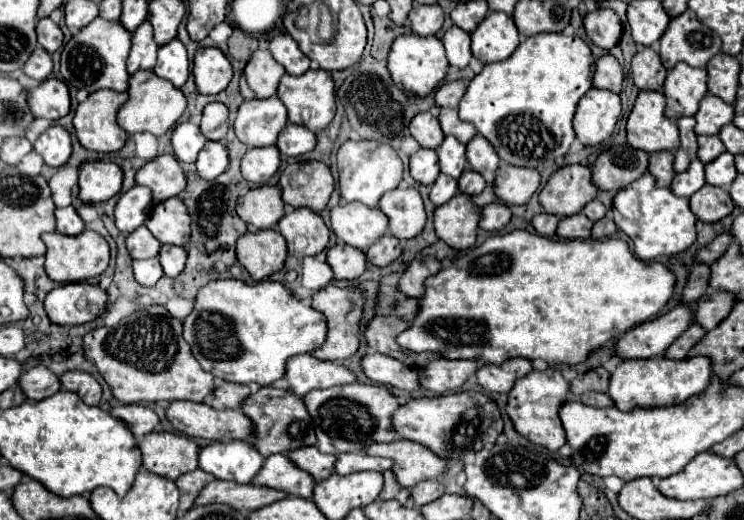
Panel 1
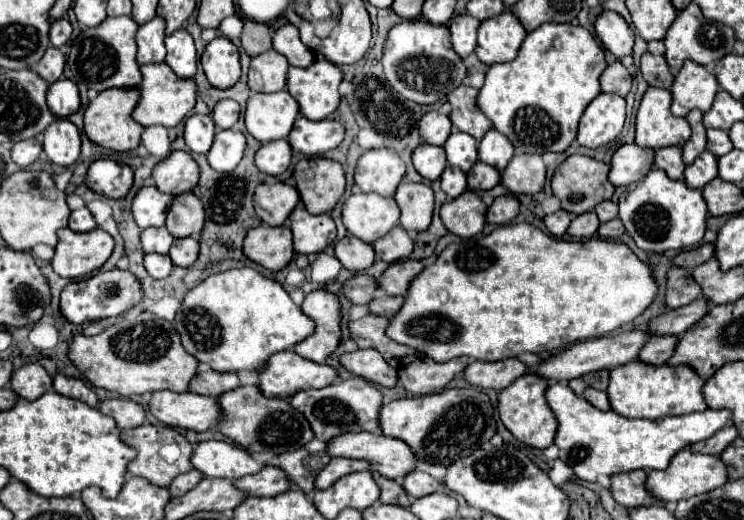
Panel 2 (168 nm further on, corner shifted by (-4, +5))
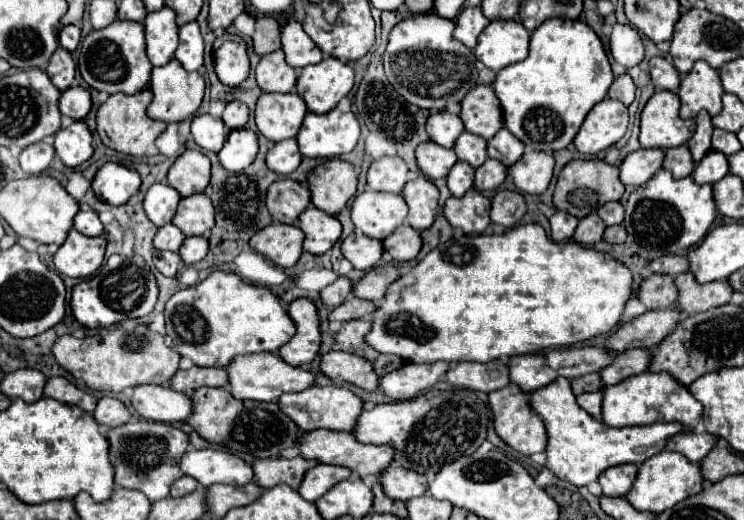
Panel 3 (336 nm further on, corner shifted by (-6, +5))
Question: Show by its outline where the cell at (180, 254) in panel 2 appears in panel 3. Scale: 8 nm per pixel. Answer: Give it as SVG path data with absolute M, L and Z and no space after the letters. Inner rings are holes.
M204 236L186 238L184 244L180 246L178 254L182 256L184 264L188 264L188 266L190 266L190 264L196 264L196 262L200 262L200 260L204 260L206 254L208 254L208 238L204 238Z

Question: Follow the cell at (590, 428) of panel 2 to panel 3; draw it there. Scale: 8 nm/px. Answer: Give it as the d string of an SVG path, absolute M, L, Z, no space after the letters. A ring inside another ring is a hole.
M556 378L556 382L550 382L548 386L534 390L528 398L530 408L534 410L534 414L542 418L548 434L544 466L552 470L556 478L570 482L574 486L586 486L598 480L600 472L616 464L642 464L646 458L662 452L670 436L682 432L682 426L674 422L656 422L650 426L636 428L608 428L576 404L568 378Z

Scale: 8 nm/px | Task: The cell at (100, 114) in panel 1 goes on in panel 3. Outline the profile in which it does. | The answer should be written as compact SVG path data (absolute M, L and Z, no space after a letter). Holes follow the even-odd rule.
M140 90L136 94L112 94L98 110L96 114L96 132L102 140L104 146L120 152L120 154L130 154L130 156L154 156L158 154L158 148L154 140L166 130L168 124L152 120L146 116L146 108L152 100L152 90Z

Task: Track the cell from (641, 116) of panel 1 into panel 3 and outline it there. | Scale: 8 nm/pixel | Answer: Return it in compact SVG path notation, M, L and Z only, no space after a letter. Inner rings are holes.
M654 92L642 110L642 148L674 148L686 144L694 134L694 120L678 116L680 100L674 92Z

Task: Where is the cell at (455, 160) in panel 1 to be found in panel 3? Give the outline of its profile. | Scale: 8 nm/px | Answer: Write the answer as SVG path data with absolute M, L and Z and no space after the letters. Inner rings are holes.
M462 132L454 144L456 156L474 168L478 168L486 162L486 158L488 158L486 148L488 148L488 142L480 136L470 134L470 132Z

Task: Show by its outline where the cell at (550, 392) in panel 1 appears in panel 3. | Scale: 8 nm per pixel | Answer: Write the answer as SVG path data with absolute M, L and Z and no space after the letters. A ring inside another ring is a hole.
M508 384L500 390L490 392L488 402L490 402L490 410L492 410L494 430L512 450L516 450L524 456L532 456L536 452L546 450L546 428L544 428L544 422L530 410L528 394L524 394L518 386Z

